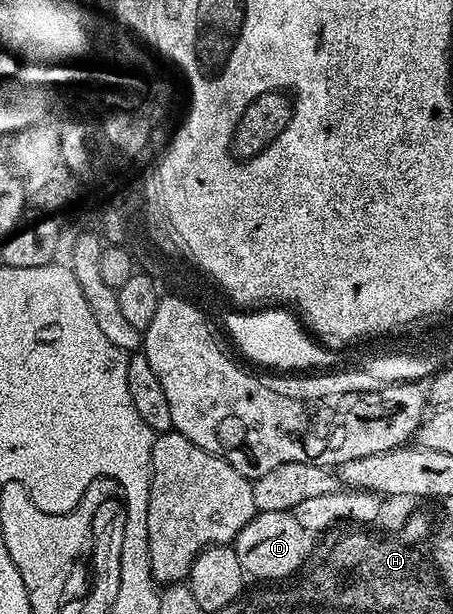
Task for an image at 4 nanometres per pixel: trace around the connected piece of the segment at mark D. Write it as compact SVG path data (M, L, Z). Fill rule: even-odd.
M257 512L254 519L246 522L246 526L242 526L242 530L236 535L234 547L238 554L238 562L242 562L249 577L257 576L260 580L284 580L287 576L295 577L309 563L312 540L313 533L307 532L291 512Z

